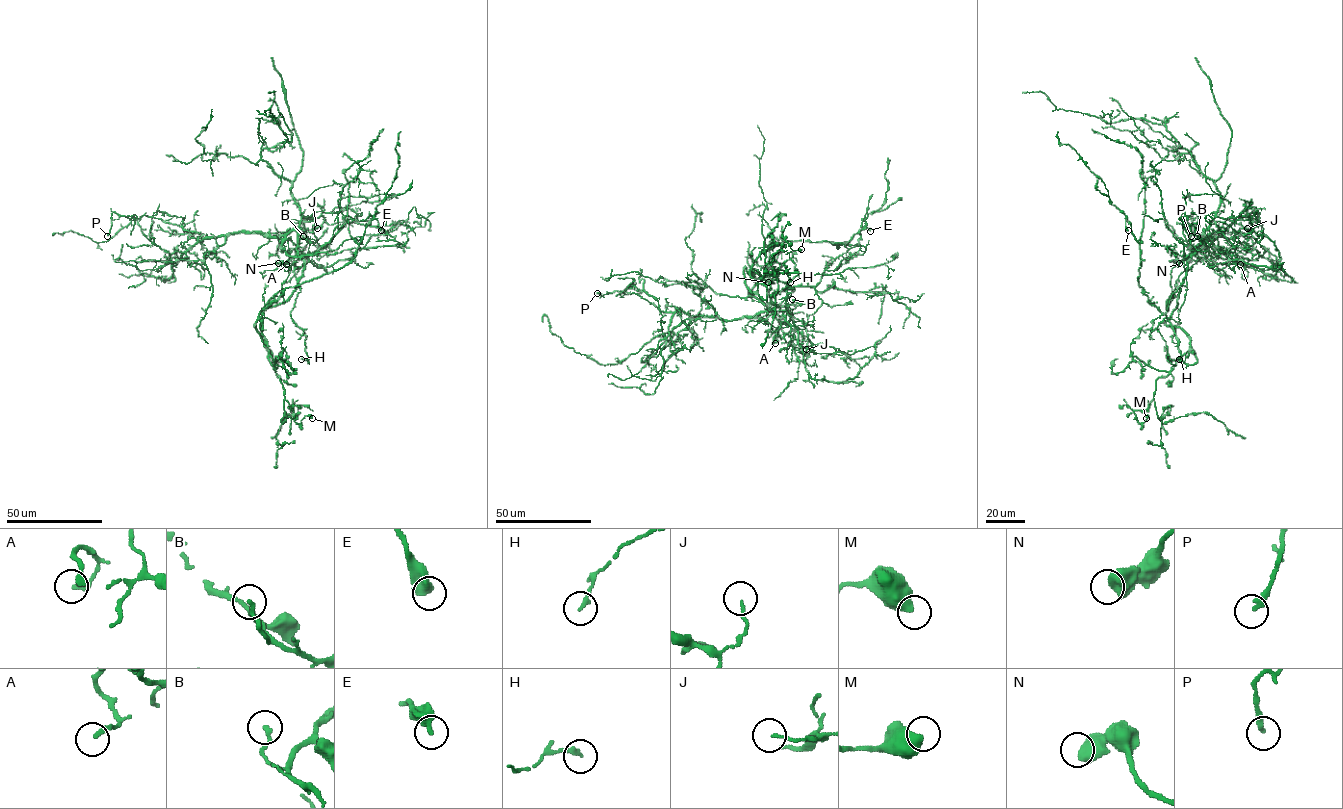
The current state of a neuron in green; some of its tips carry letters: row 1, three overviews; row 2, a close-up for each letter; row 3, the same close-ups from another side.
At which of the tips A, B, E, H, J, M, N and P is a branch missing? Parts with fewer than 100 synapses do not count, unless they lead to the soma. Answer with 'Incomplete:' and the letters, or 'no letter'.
Incomplete: no letter

